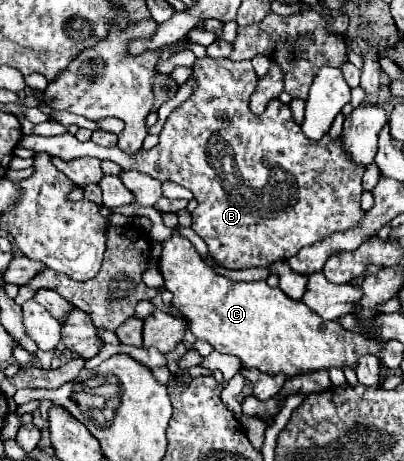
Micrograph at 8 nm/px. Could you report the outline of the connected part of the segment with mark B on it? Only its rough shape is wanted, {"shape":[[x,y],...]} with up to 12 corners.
{"shape":[[248,60],[194,62],[158,146],[20,146],[192,190],[226,268],[360,224],[366,170],[290,106],[248,104]]}

